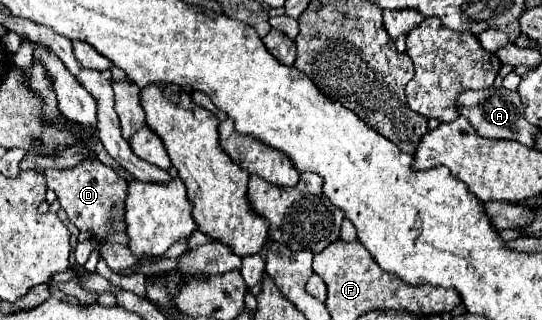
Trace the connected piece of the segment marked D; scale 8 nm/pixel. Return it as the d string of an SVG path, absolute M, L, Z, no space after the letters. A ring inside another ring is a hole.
M83 160L75 168L45 170L43 174L47 180L47 188L57 194L61 208L67 212L69 220L81 232L91 232L101 242L127 246L129 236L127 236L127 228L125 228L125 220L123 220L127 182L113 168L105 166L99 160ZM109 222L113 222L111 232L109 232Z

